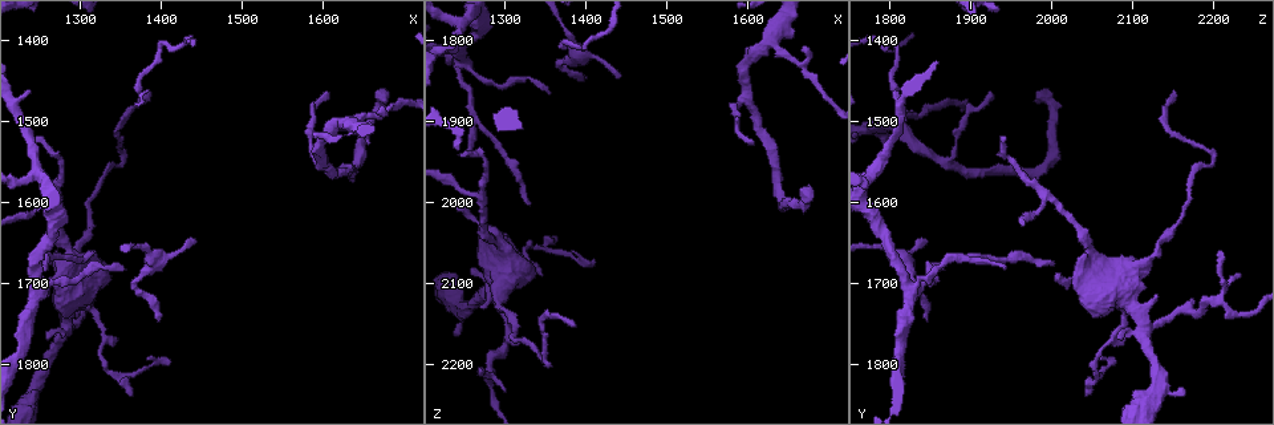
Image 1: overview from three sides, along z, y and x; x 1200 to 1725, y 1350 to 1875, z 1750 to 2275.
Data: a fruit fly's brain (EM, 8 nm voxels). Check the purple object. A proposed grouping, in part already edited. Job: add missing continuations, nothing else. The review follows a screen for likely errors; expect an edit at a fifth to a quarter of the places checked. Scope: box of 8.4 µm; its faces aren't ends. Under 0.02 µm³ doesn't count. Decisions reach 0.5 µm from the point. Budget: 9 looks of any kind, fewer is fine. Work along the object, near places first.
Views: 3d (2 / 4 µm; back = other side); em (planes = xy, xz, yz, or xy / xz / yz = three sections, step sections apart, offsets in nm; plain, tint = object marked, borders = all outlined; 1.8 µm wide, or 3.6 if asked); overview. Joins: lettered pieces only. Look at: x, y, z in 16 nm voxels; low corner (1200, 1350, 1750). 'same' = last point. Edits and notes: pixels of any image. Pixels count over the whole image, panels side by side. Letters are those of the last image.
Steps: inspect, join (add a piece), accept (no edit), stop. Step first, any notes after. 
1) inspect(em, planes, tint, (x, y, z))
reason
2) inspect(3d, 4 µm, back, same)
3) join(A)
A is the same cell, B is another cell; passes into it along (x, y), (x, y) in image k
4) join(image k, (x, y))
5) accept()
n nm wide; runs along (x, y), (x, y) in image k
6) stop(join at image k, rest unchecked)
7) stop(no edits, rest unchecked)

inspect(3d, 2 µm, (1400, 1745, 1845))

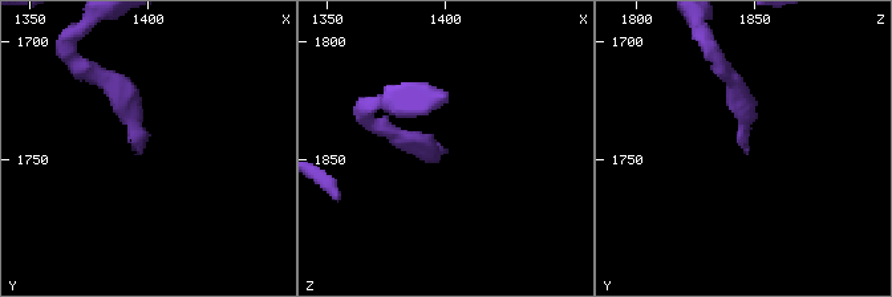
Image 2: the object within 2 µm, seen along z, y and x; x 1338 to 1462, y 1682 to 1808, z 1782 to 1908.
inspect(em, xy, step 8, borders, (1396, 1747, 1847))
need the tissue

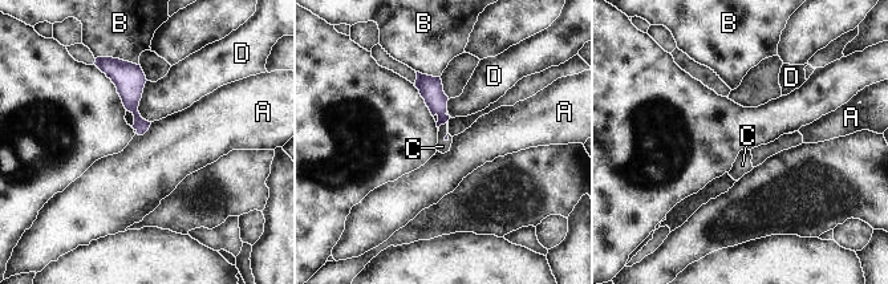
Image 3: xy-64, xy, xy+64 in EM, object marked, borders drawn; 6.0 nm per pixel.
inspect(em, planes, borders, same)
another direction

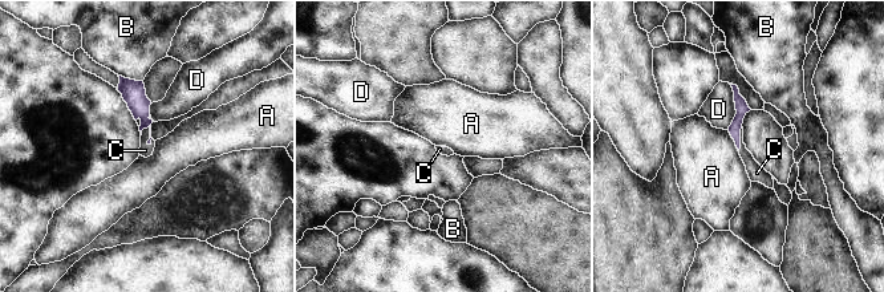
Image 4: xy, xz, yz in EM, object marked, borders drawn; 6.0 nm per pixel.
join(C)
C is the same cell, A, B and D are other cells; passes into it along (138, 104), (150, 136), (145, 150) in image 4; it goes on there

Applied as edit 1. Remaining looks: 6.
inspect(overview)
redraw

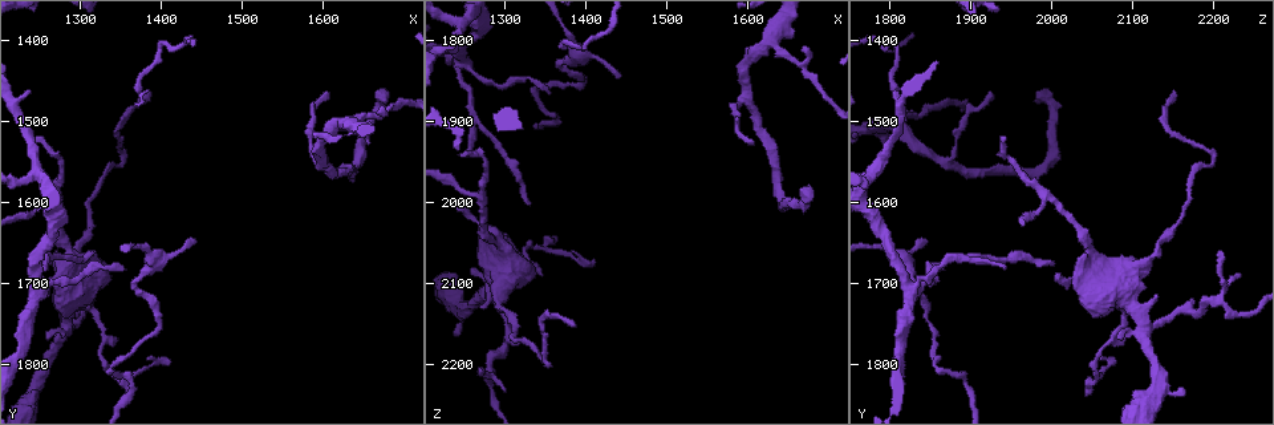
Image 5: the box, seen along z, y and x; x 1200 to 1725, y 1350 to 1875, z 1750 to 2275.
inspect(3d, 4 µm, (1240, 1685, 2010))
an open end

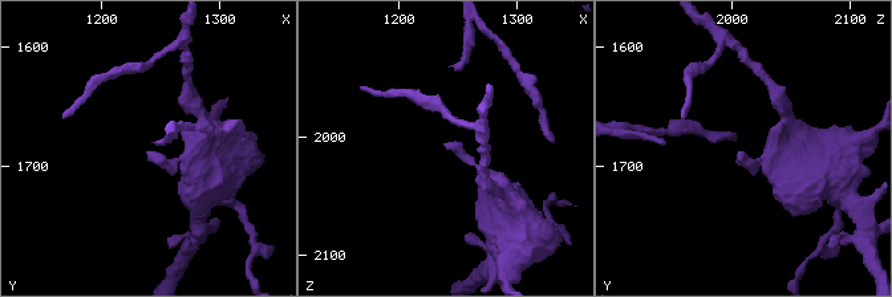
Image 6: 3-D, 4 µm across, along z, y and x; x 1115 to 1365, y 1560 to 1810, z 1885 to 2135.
inspect(em, planes, borders, (1238, 1690, 2008))

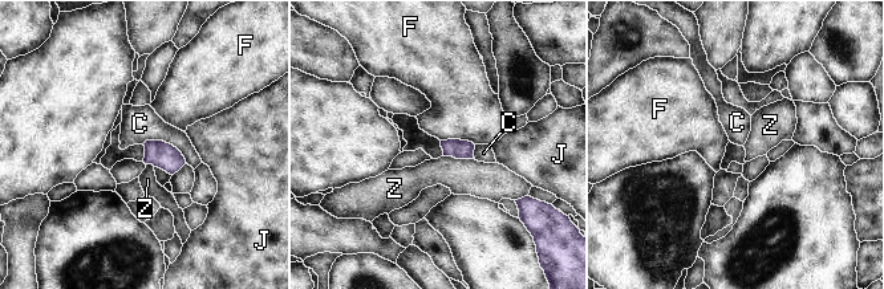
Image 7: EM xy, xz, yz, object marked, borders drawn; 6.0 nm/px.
accept()
C touches over 300 nm; C, F, J and Z are other cells; border along (142, 143), (169, 142), (186, 162) in image 7; none of them fits

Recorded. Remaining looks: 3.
inspect(3d, 4 µm, (1680, 1475, 1985))
end of a long branch

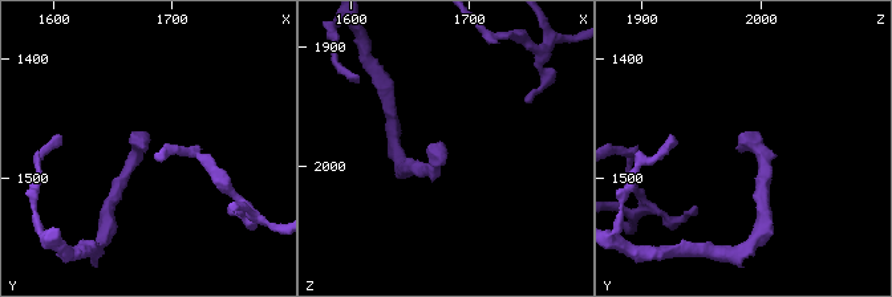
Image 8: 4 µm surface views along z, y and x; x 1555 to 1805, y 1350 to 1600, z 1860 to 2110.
inspect(em, 3.6 µm, planes, borders, (1678, 1476, 1984))
now the EM

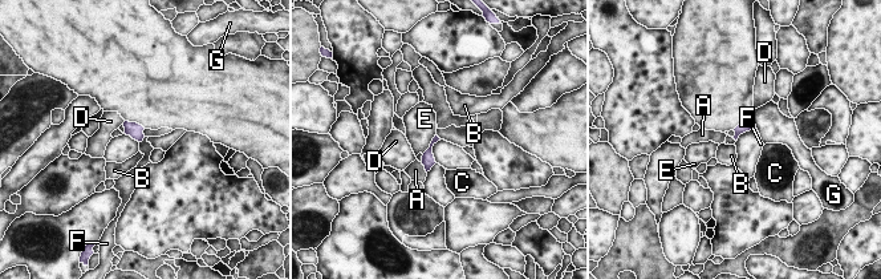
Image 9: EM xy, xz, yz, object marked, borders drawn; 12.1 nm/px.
accept()
A, B, C, D, E, F and G are other cells; border along (441, 140), (433, 146), (437, 162) in image 9; no lettered piece goes on from it

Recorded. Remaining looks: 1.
stop(join at image 4, rest unchecked)

